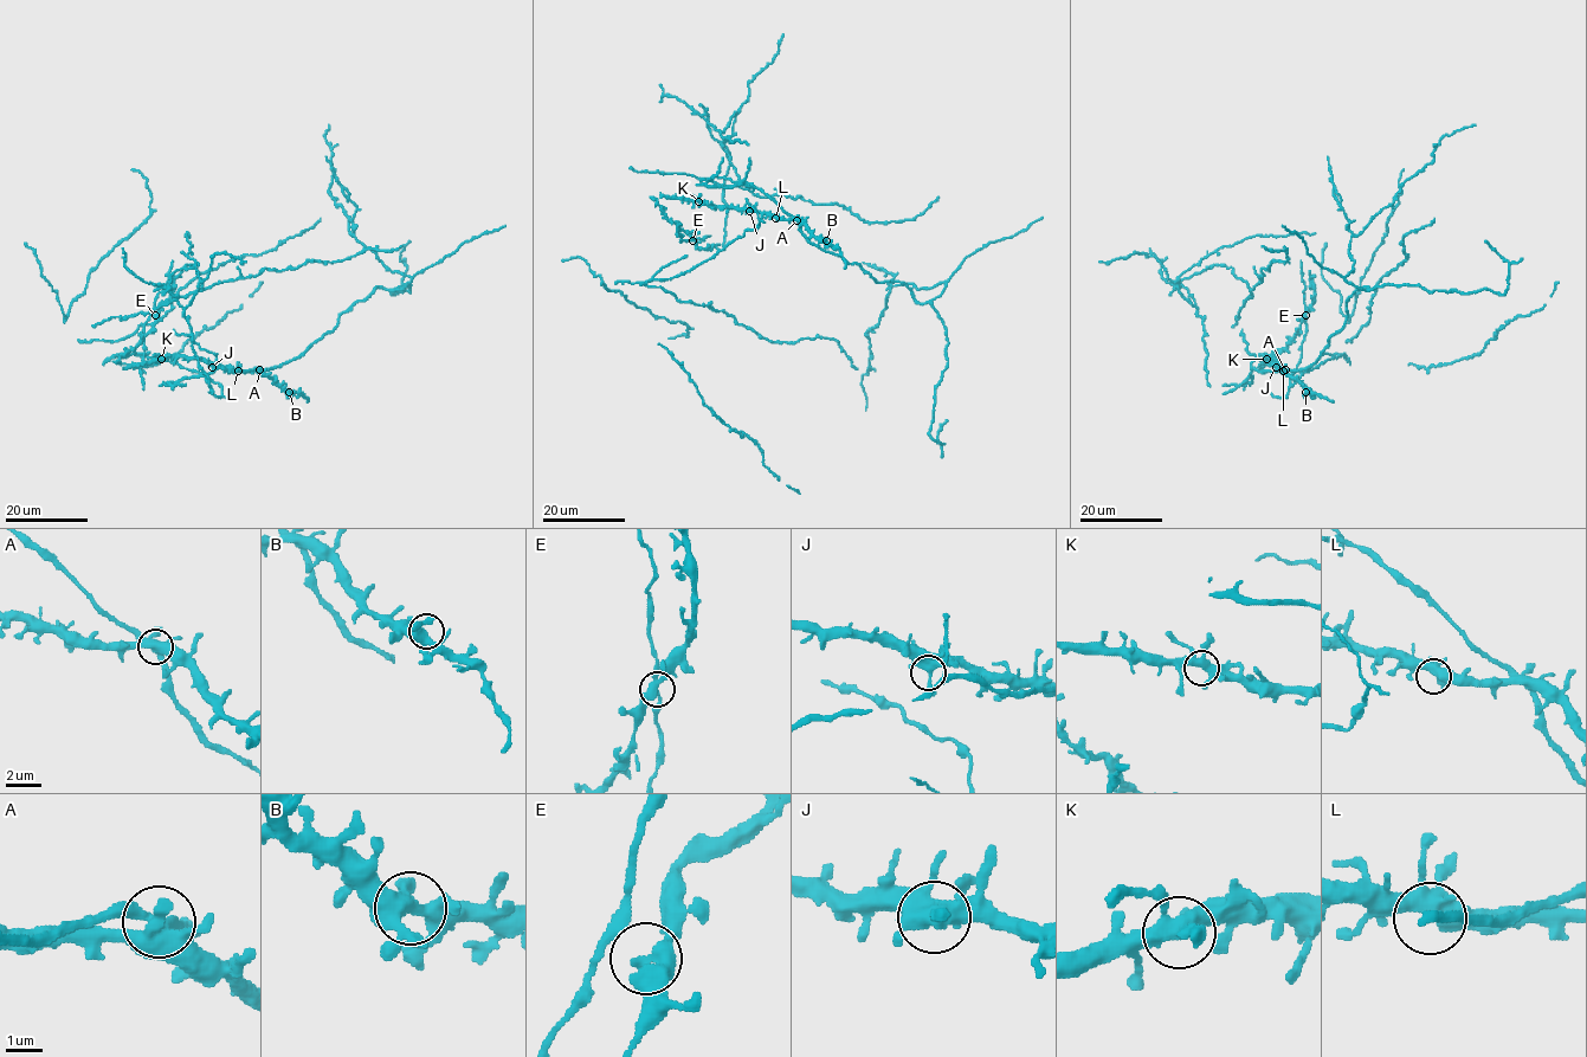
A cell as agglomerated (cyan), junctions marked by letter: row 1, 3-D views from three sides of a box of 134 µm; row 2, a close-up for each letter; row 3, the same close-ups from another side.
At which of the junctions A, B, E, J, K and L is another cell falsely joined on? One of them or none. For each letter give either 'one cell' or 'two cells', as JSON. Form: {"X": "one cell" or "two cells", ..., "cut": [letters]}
{"A": "one cell", "B": "one cell", "E": "one cell", "J": "one cell", "K": "one cell", "L": "one cell", "cut": []}

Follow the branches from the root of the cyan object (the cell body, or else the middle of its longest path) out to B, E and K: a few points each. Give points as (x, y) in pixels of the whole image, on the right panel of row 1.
B: (1262, 371), (1283, 369), (1305, 392)
E: (1262, 371), (1284, 371), (1271, 356), (1262, 365), (1286, 347), (1305, 315)
K: (1262, 371), (1284, 371), (1271, 356), (1266, 359)

